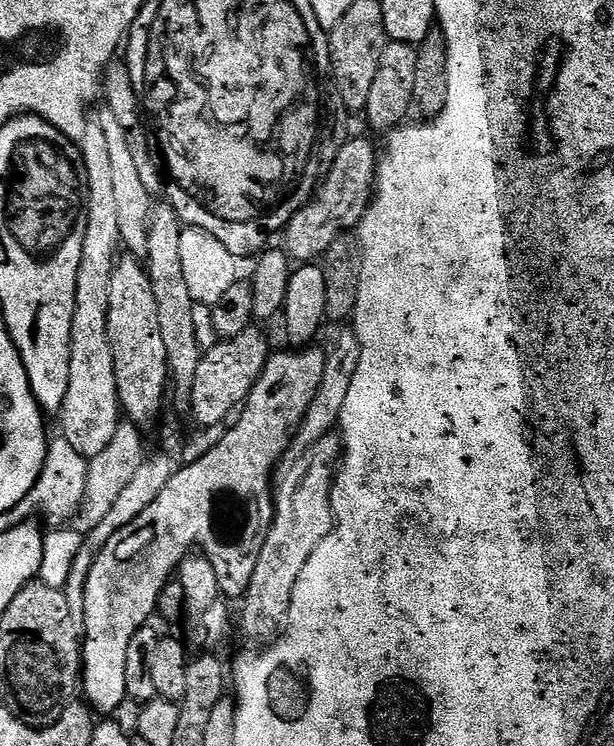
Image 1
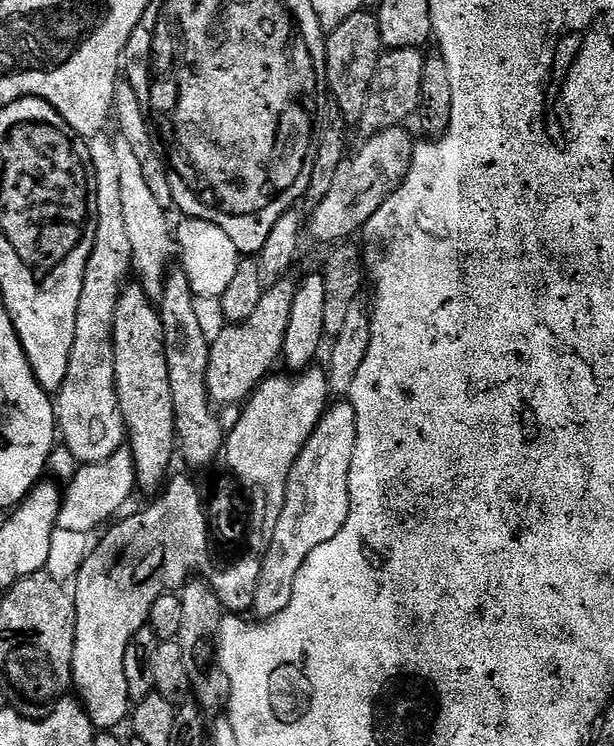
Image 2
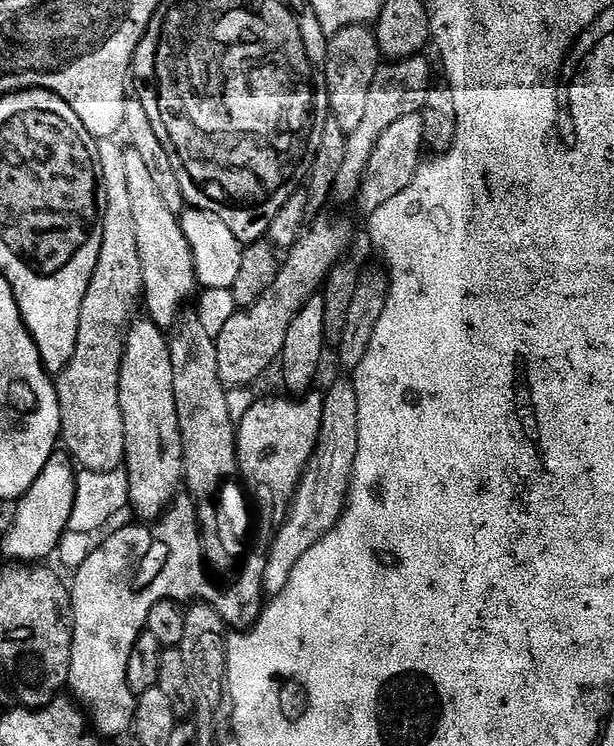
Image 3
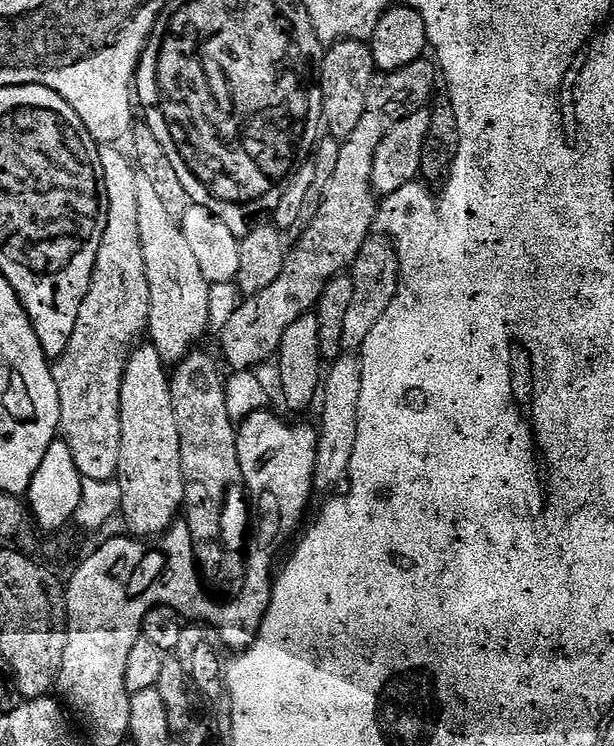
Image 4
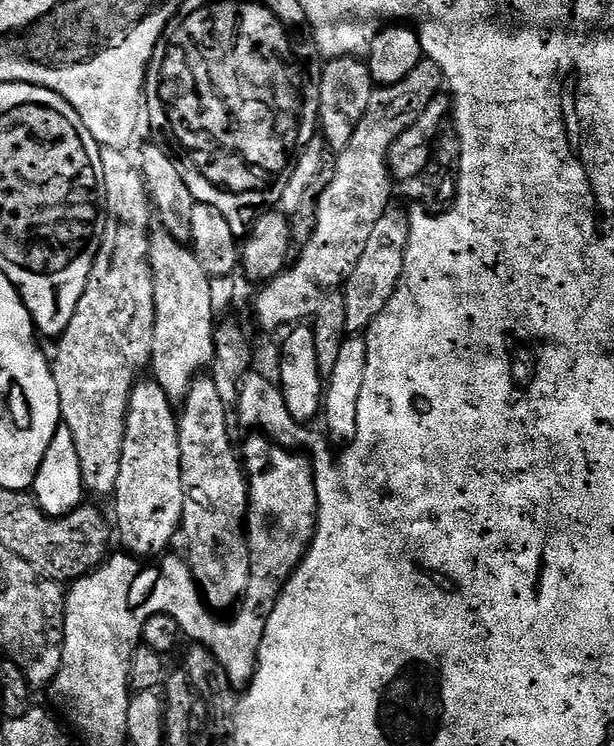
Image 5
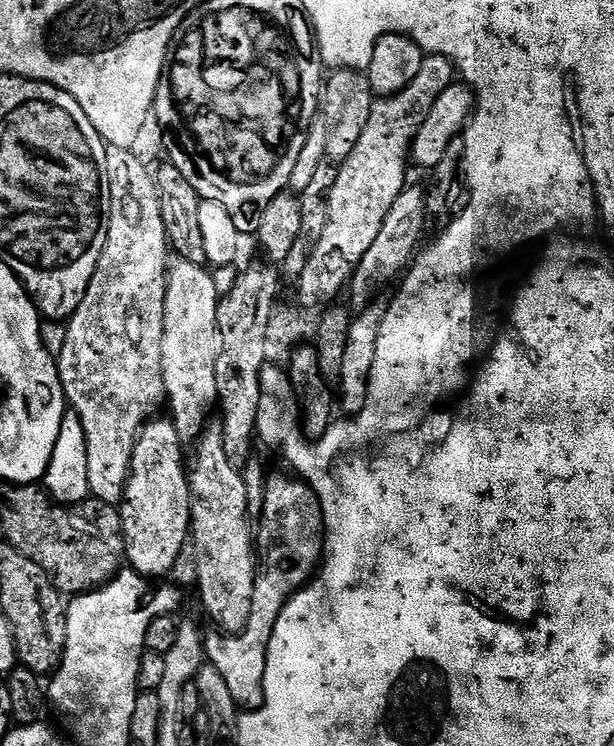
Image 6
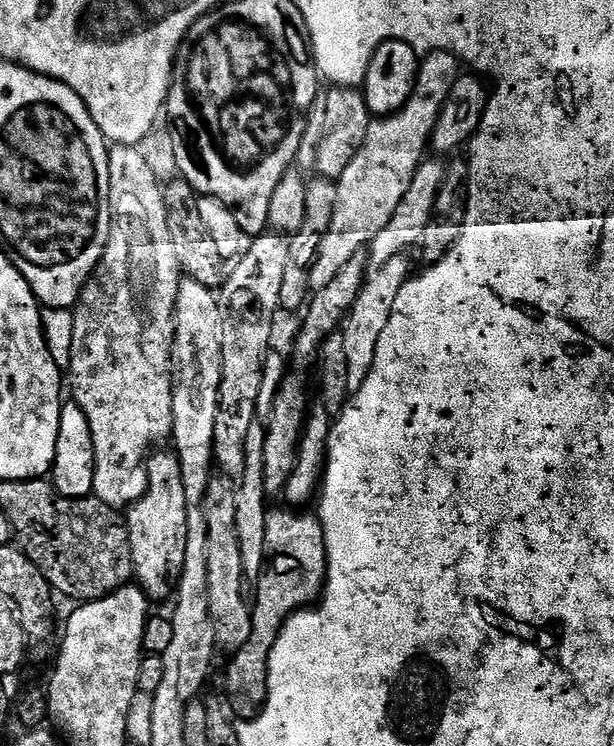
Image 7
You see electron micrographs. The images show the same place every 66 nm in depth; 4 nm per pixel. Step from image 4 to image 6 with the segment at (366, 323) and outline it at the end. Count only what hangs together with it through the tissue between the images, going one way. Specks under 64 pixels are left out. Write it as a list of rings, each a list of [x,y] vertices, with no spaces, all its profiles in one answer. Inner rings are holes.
[[[405,187],[404,192],[398,194],[398,202],[394,202],[394,206],[390,206],[390,214],[386,214],[386,222],[382,222],[382,231],[378,233],[378,238],[374,238],[370,250],[366,250],[362,262],[358,262],[358,266],[354,270],[350,281],[353,304],[351,307],[353,309],[365,309],[372,301],[375,301],[381,295],[379,292],[396,275],[399,277],[413,263],[414,257],[421,247],[420,235],[424,232],[426,192],[423,187],[412,187]]]

